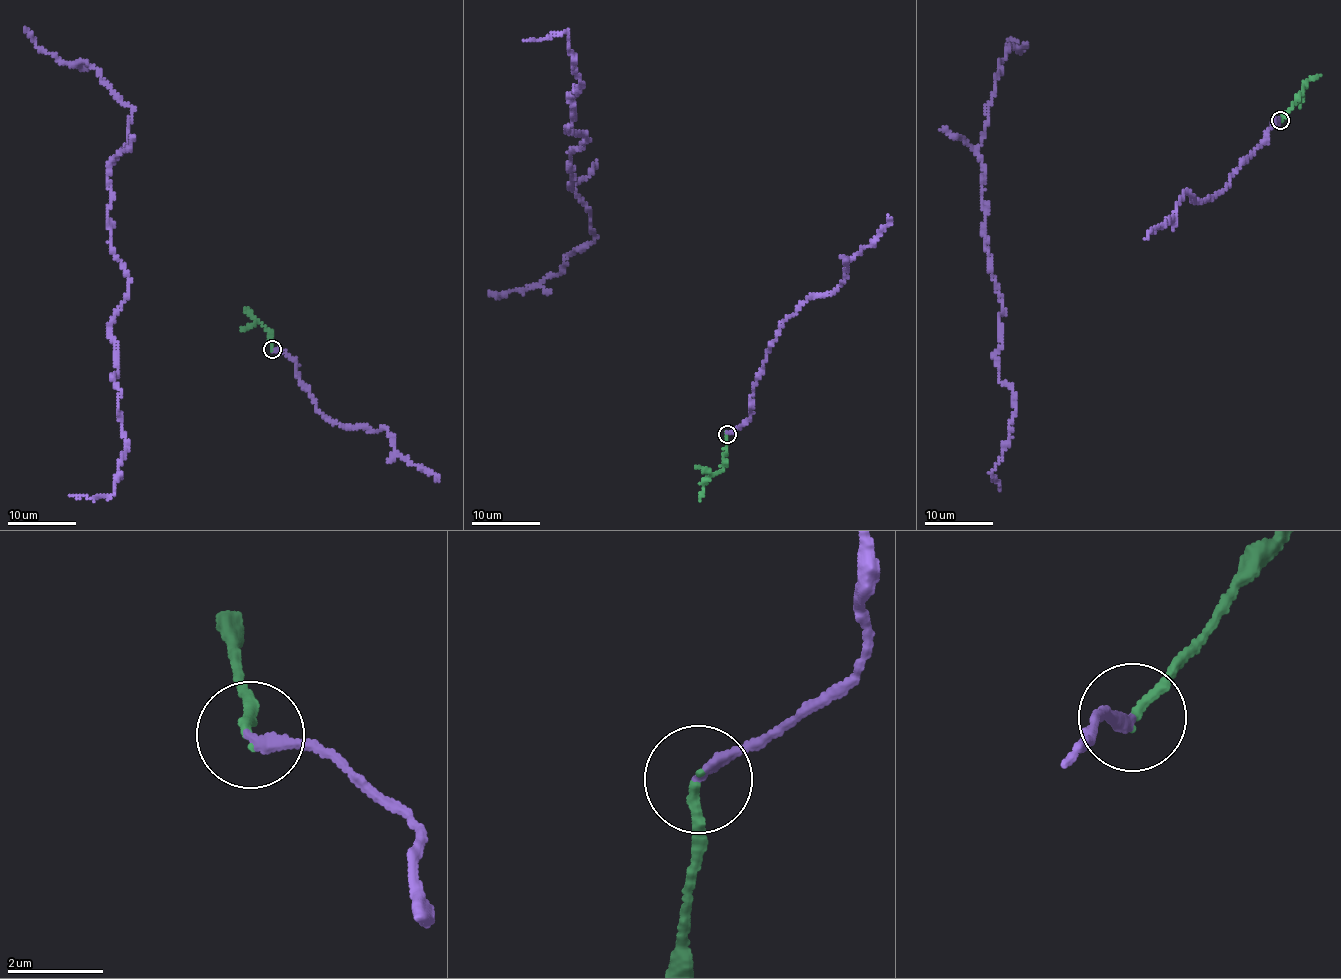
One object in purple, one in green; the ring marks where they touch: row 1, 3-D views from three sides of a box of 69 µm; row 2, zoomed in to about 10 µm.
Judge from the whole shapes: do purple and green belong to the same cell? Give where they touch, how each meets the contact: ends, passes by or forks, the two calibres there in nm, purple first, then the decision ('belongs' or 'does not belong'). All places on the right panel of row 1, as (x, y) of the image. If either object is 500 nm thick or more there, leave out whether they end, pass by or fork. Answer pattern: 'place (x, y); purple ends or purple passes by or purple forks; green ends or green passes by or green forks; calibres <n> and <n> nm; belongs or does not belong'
place (1280, 120); purple ends; green ends; calibres 240 and 200 nm; belongs

